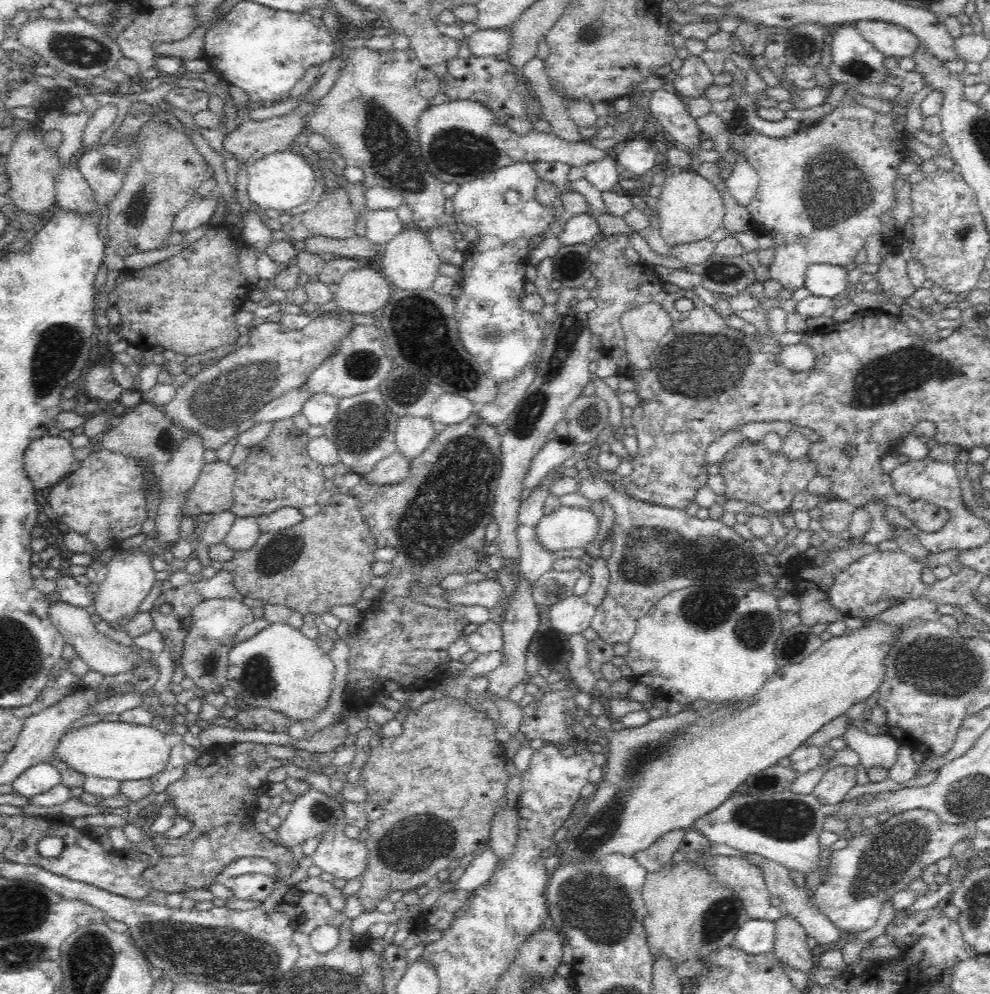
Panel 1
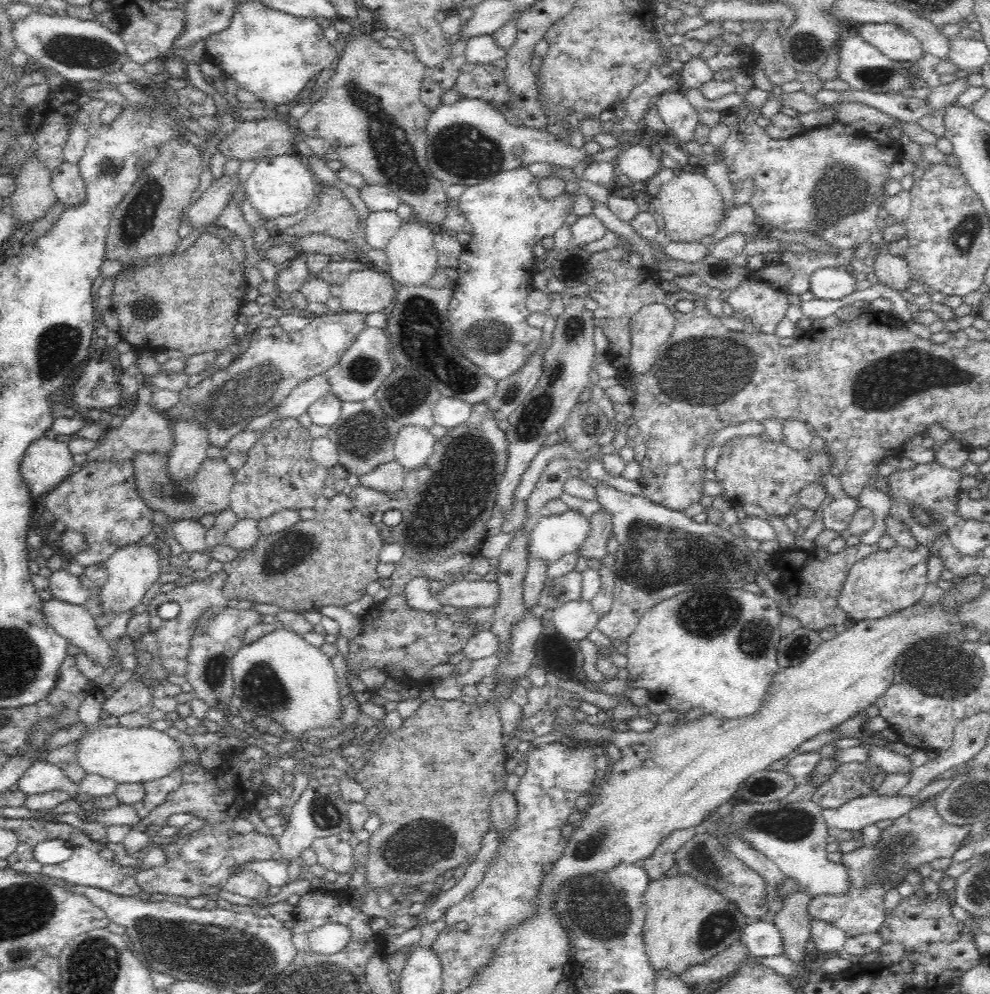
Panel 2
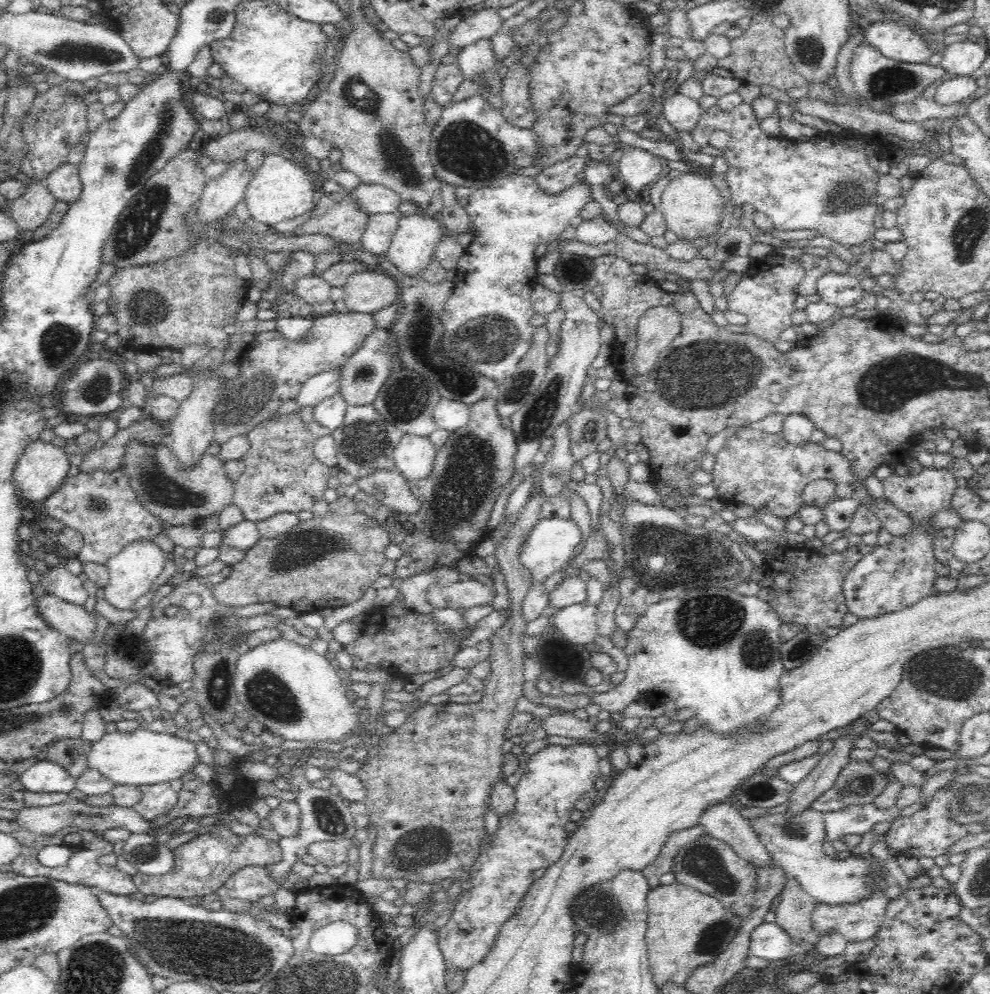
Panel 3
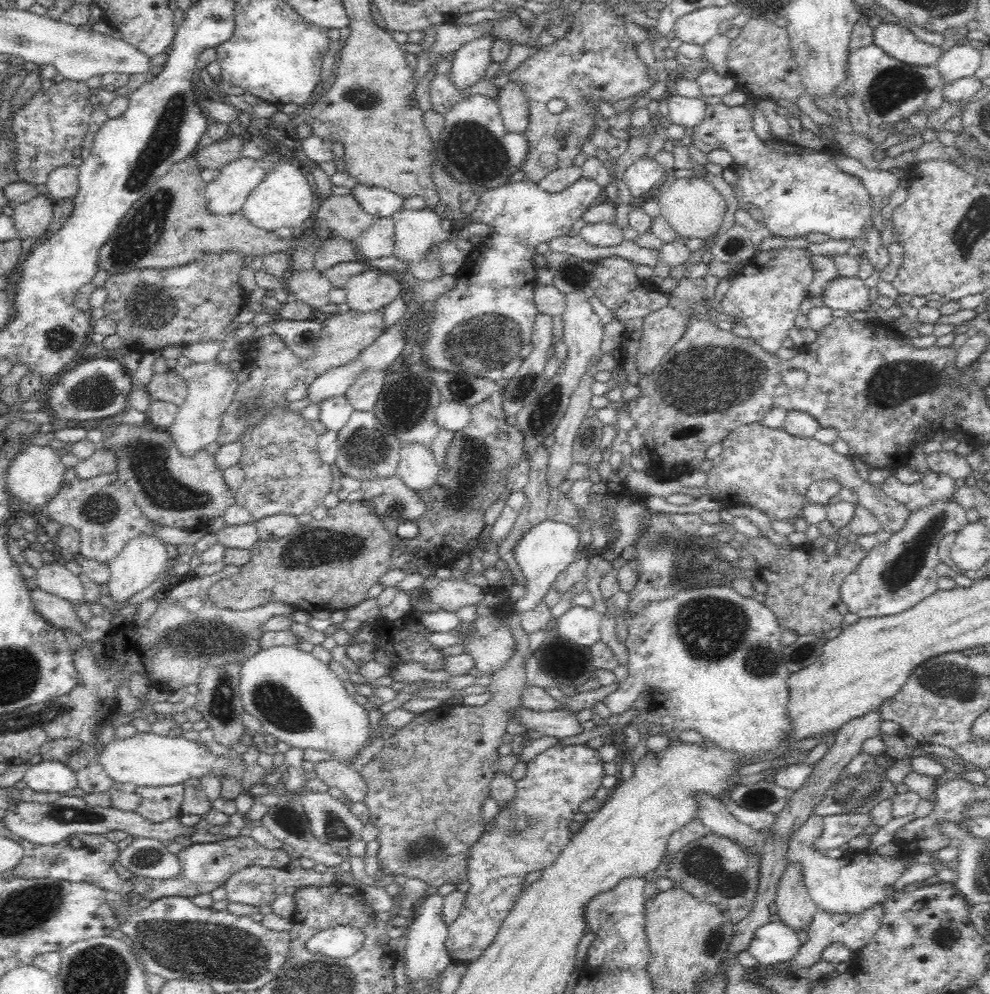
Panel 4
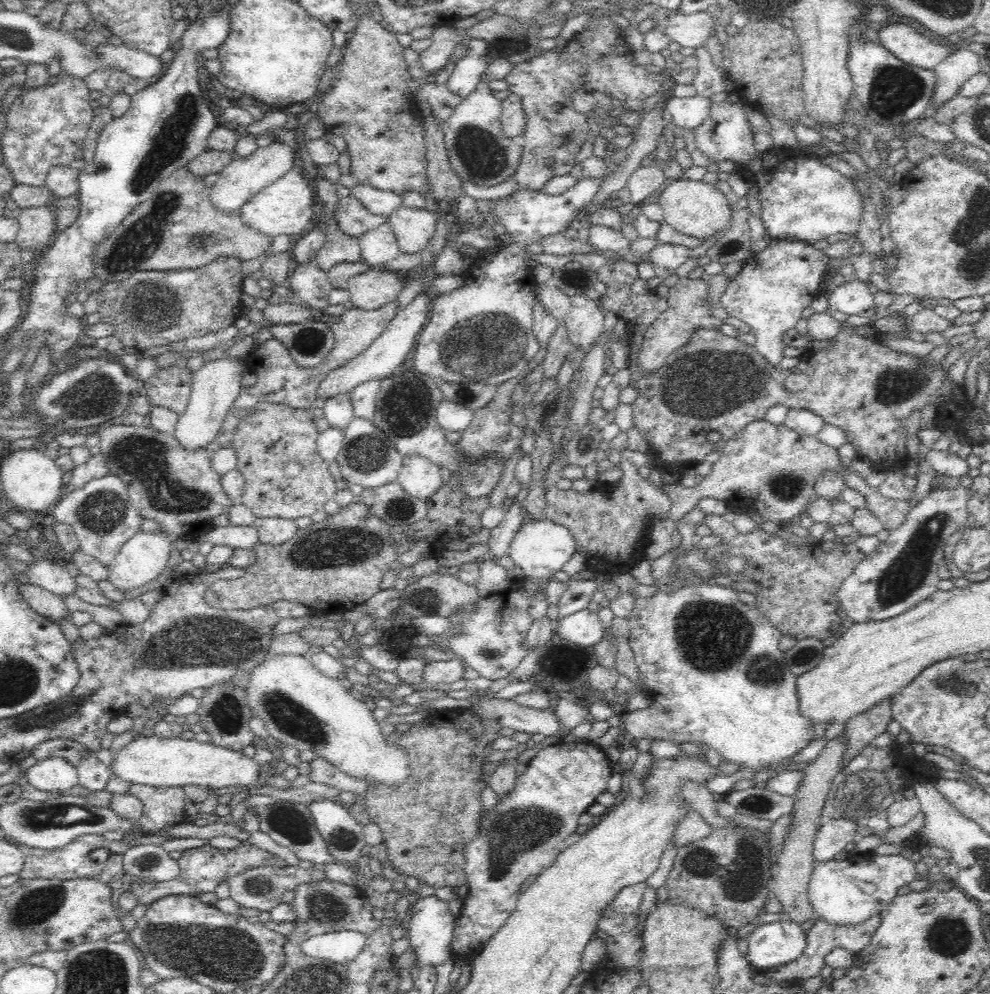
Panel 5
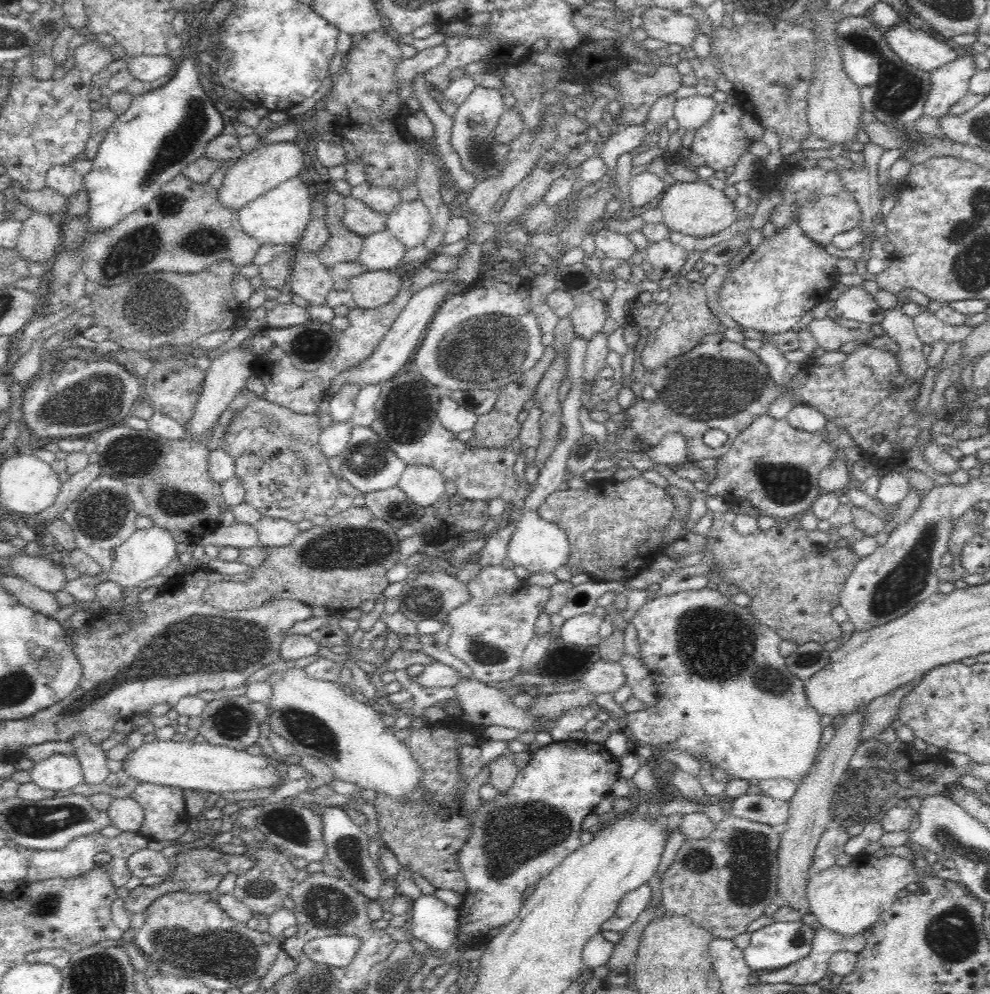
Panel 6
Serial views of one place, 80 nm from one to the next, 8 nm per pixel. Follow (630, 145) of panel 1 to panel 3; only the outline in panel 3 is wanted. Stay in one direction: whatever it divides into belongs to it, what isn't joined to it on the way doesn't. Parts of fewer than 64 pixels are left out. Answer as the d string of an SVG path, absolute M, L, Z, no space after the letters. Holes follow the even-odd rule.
M627 146L619 171L626 187L635 193L645 195L651 185L664 176L667 168L665 161L654 154Z

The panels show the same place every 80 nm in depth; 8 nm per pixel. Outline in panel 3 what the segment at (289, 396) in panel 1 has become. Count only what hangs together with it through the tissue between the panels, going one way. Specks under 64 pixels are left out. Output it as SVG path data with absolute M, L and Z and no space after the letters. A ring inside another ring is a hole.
M343 367L327 370L309 378L303 385L298 396L295 396L299 408L320 404L325 398L334 396L341 387Z

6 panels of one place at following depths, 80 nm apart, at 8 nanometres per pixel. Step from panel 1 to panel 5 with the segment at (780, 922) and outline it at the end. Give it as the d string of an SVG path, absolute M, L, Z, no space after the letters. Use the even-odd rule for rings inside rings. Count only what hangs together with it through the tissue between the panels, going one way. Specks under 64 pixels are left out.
M844 729L840 736L830 739L823 751L803 768L802 782L800 782L796 794L793 795L792 822L788 826L789 832L784 838L781 852L776 858L778 870L774 873L772 882L769 884L772 896L782 904L781 912L783 912L784 918L792 922L802 923L804 920L812 918L814 914L807 895L809 880L813 873L813 845L818 832L822 830L821 826L827 820L823 816L823 808L826 807L834 779L844 768L843 758L846 753L847 738L845 738Z

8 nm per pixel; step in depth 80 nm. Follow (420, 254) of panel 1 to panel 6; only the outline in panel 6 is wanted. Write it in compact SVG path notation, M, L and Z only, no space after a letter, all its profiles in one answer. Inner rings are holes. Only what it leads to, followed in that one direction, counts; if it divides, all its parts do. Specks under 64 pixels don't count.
M423 200L401 202L390 212L387 230L408 249L423 244L431 228L431 215Z

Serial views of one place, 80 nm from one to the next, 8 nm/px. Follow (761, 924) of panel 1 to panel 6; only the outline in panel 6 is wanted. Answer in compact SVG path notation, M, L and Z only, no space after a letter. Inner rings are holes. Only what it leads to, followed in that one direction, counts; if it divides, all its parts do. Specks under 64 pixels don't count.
M802 921L772 923L751 934L750 943L743 950L744 961L752 974L786 968L810 954L814 937L815 929Z

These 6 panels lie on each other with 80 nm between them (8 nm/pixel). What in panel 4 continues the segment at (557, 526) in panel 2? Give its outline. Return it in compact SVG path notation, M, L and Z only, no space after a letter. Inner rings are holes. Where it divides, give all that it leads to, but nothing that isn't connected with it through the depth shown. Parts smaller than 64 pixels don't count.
M550 519L535 524L522 535L514 548L514 559L525 577L526 590L518 593L516 611L534 612L538 605L544 604L548 592L552 588L558 574L561 574L574 561L574 555L579 547L579 536L576 529Z

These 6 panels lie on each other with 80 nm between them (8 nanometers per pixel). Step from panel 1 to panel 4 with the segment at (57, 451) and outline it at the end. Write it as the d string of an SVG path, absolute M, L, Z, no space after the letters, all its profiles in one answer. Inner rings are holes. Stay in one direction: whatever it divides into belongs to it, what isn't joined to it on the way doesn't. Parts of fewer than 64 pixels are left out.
M49 445L23 446L6 468L6 491L8 491L9 500L16 499L18 502L30 504L38 511L44 508L63 487L63 476L67 469L62 465L60 457Z

